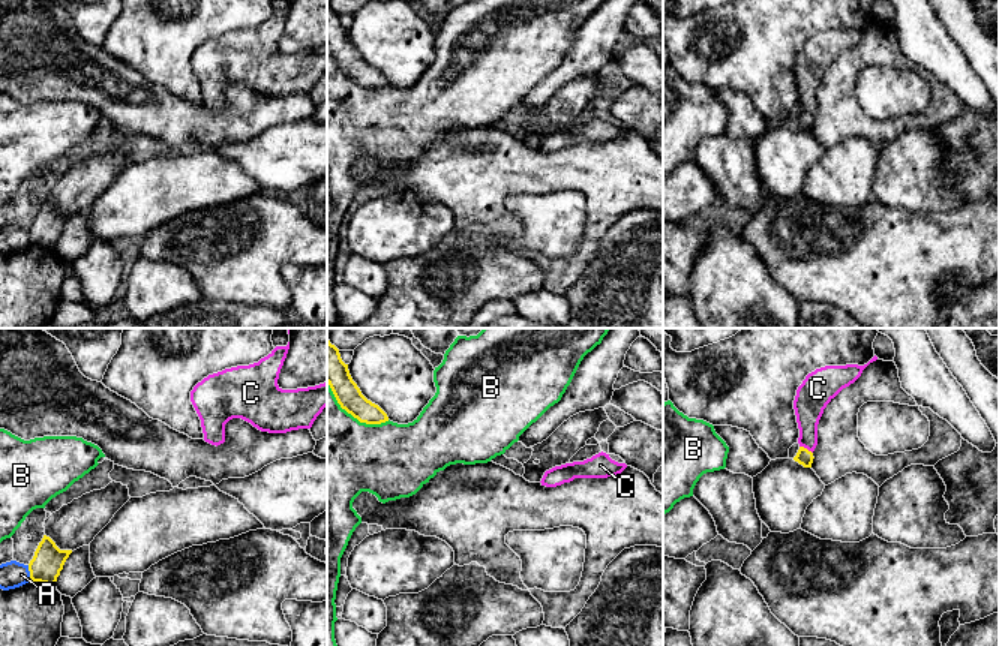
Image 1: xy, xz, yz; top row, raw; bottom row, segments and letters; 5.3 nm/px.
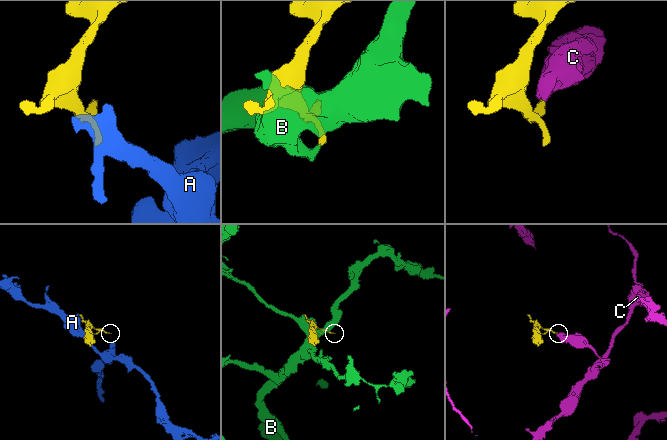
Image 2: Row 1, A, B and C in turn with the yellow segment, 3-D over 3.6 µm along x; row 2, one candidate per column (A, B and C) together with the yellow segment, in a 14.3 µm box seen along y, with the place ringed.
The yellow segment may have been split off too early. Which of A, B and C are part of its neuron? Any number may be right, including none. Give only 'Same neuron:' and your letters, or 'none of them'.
Same neuron: C

